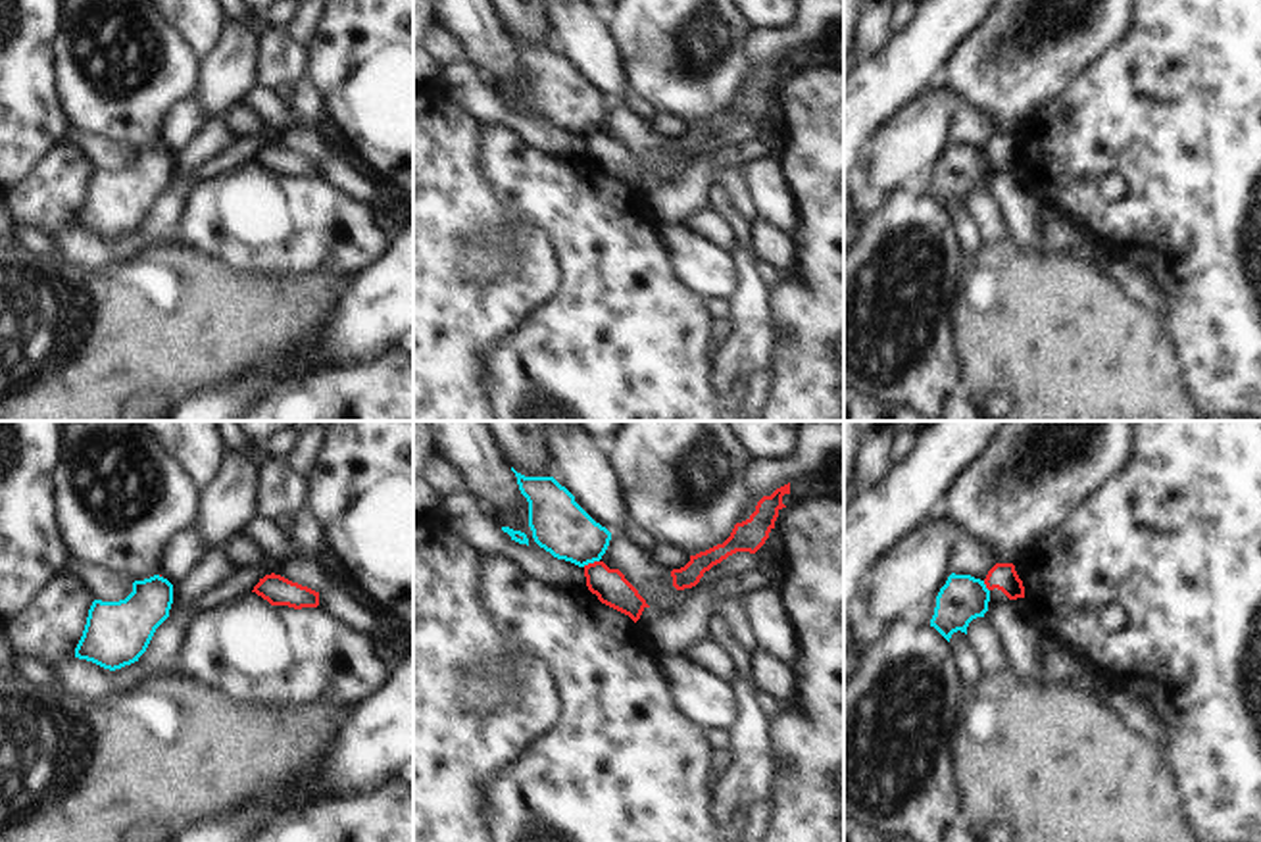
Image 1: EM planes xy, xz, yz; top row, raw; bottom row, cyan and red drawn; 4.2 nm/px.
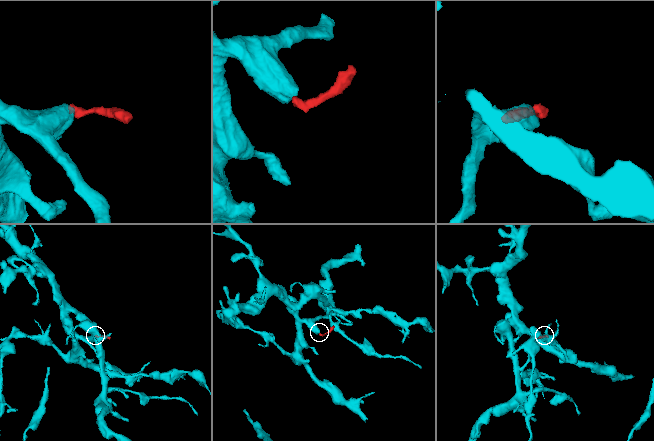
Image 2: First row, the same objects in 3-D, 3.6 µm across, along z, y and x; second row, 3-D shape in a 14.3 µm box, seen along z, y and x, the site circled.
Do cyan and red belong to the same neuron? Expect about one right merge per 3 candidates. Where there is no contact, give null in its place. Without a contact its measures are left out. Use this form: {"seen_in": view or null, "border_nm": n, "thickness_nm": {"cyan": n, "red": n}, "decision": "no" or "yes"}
{"seen_in": "xz", "border_nm": 80, "thickness_nm": {"cyan": 240, "red": 140}, "decision": "no"}

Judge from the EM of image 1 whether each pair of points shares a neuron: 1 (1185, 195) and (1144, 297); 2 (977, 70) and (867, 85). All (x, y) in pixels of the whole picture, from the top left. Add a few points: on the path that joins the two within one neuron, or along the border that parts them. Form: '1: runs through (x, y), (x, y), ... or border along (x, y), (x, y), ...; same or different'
1: border along (1125, 258), (1144, 268); different
2: border along (965, 37), (952, 52), (939, 81); different

